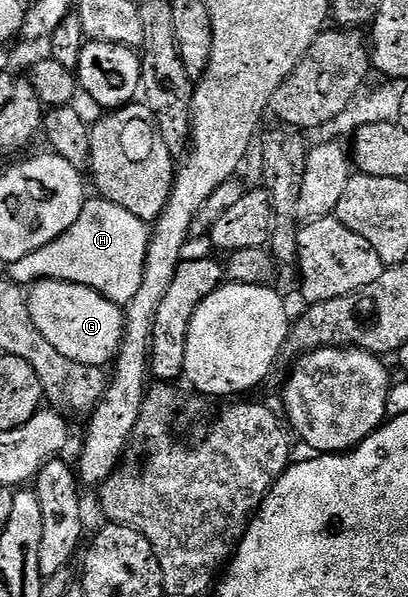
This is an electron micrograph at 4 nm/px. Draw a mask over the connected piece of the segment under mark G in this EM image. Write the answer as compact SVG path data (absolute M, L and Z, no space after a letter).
M39 280L31 285L27 298L34 326L38 326L46 342L50 342L60 354L66 354L66 358L74 362L101 366L111 365L117 359L120 344L124 340L125 309L116 301L95 292L93 288L71 284L69 280Z

